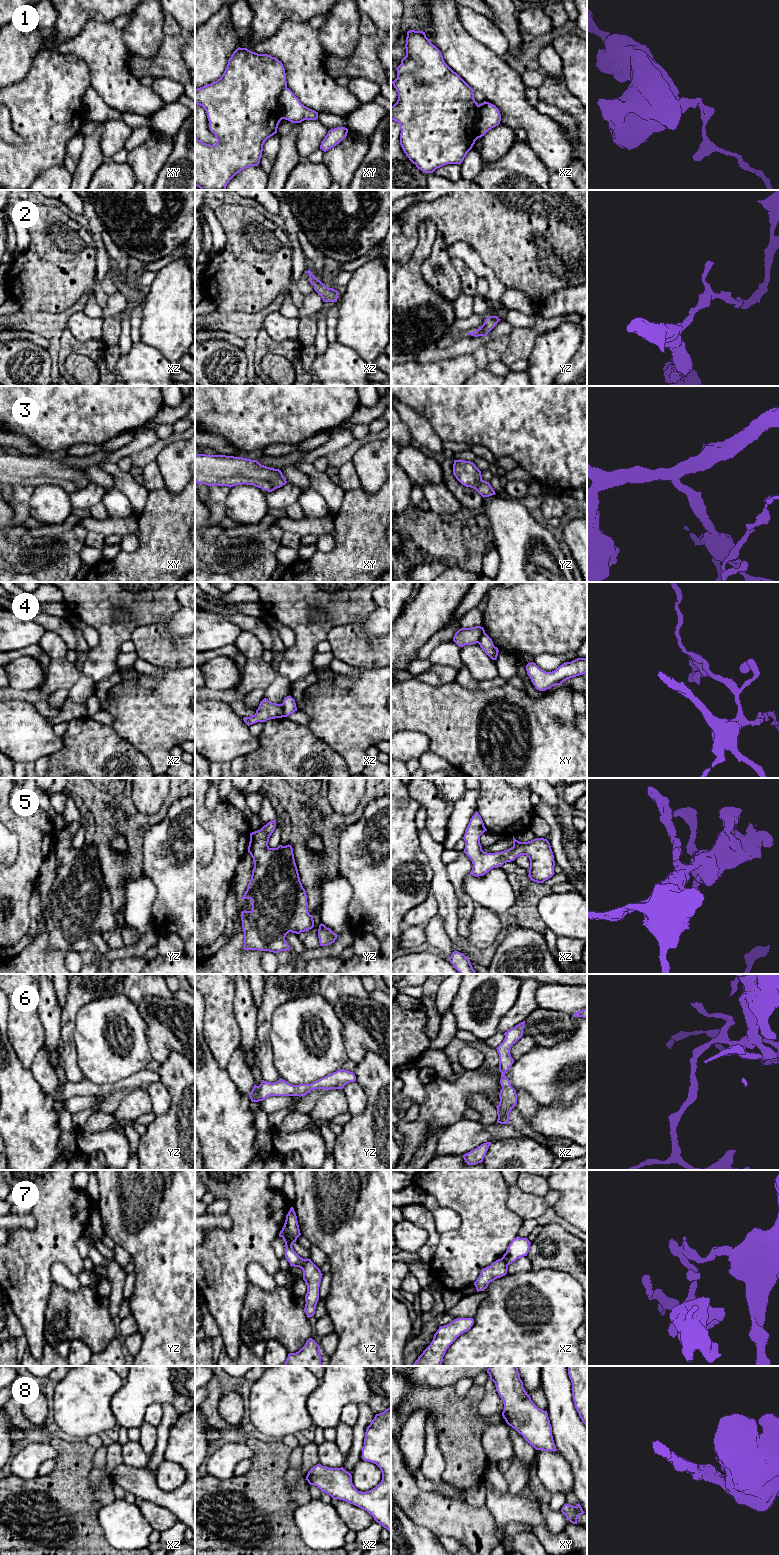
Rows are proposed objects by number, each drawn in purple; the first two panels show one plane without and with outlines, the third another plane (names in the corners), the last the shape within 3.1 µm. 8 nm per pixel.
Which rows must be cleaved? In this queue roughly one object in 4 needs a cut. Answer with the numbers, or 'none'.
1, 4, 7

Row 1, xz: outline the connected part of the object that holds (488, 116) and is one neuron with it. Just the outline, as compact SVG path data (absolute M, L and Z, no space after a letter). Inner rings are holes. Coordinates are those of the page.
M486 101L479 104L476 121L478 138L481 138L489 130L498 126L500 124L500 121L501 114L495 105Z

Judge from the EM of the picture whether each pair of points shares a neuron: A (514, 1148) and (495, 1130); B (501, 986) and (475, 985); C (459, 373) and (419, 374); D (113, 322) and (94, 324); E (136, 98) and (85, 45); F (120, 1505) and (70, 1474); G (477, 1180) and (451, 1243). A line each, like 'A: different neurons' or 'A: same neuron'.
A: different neurons
B: same neuron
C: same neuron
D: different neurons
E: same neuron
F: different neurons
G: same neuron

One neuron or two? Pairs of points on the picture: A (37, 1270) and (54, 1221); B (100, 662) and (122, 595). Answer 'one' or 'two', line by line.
A: one
B: one

